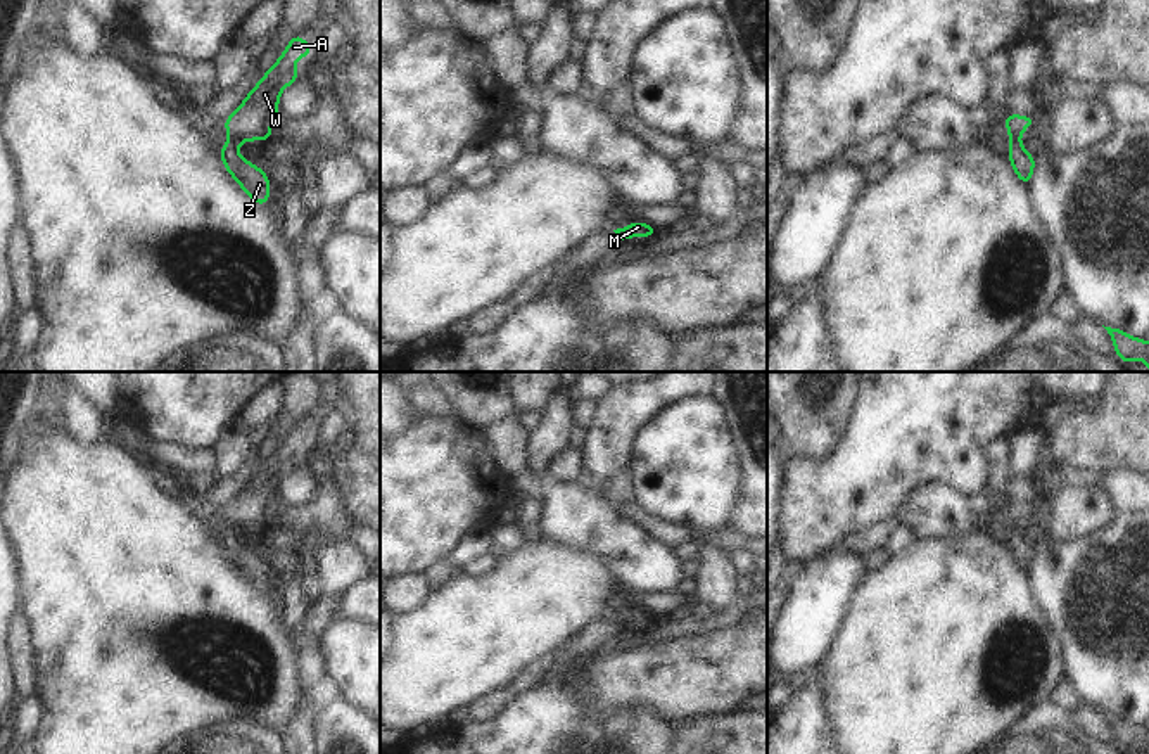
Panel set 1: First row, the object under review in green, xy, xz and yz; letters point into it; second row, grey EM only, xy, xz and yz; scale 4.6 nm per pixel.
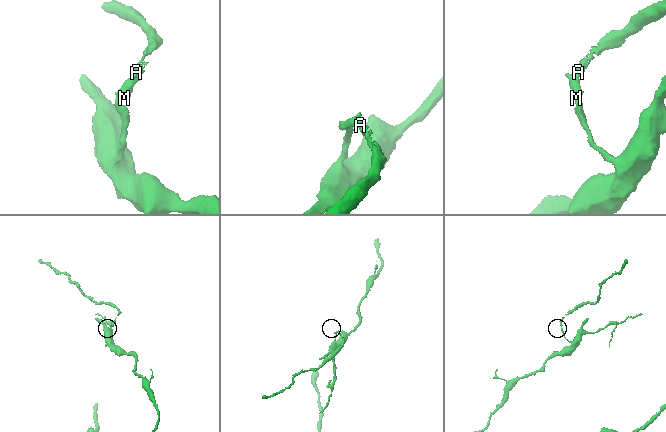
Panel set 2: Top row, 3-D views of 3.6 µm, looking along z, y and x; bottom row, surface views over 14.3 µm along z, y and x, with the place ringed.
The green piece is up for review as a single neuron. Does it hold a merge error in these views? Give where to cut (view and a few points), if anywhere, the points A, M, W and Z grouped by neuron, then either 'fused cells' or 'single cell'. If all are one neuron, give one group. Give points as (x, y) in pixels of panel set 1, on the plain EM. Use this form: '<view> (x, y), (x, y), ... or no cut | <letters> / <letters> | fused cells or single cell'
xy (230, 526), (235, 531) | A M W / Z | fused cells

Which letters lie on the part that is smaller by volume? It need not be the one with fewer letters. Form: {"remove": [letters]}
{"remove": ["A", "M", "W"]}

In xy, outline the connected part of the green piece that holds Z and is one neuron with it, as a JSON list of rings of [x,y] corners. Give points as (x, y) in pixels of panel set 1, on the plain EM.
[[[232,527],[221,534],[219,541],[228,560],[238,569],[242,578],[245,578],[256,591],[266,591],[270,586],[270,567],[266,560],[242,546],[237,540],[237,531]]]

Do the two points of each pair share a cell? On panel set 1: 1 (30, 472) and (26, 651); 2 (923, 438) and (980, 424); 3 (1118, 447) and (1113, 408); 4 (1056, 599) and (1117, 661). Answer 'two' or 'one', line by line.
1: two
2: one
3: one
4: one

